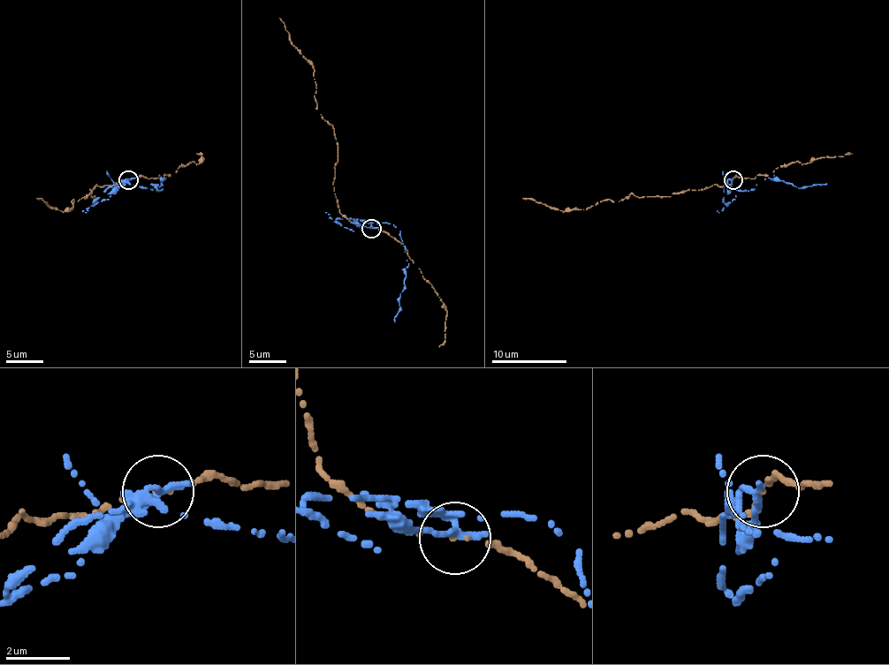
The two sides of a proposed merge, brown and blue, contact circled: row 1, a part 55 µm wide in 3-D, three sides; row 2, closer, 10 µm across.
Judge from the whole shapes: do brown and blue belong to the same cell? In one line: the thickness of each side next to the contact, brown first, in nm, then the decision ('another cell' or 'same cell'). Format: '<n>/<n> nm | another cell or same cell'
90/240 nm | another cell

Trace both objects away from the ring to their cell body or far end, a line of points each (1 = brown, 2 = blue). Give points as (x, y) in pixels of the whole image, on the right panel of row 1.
1: (733, 179), (729, 185), (671, 196), (632, 194), (604, 200), (587, 209), (551, 209), (523, 198)
2: (733, 179), (726, 183), (726, 186), (738, 190), (755, 188), (768, 177), (792, 183), (798, 188), (825, 183)

